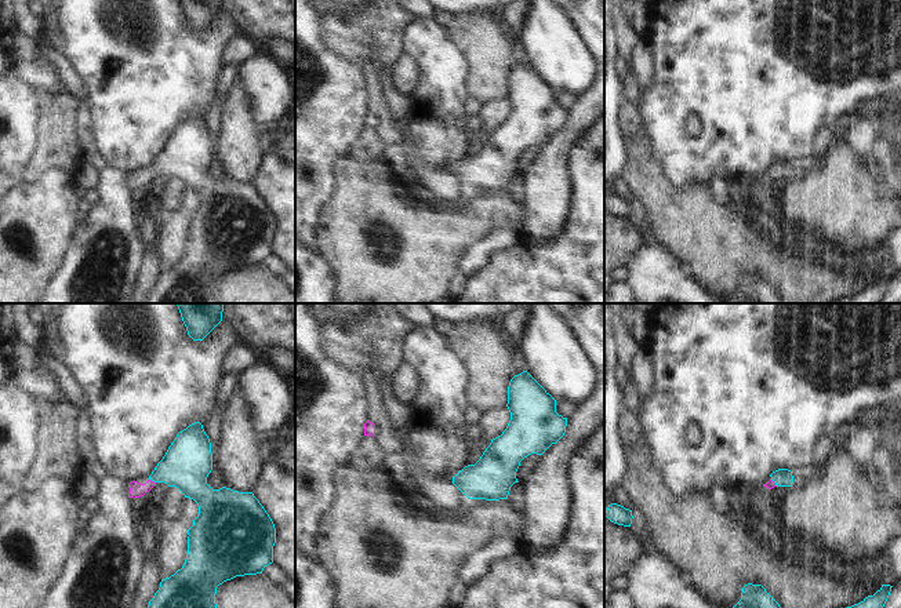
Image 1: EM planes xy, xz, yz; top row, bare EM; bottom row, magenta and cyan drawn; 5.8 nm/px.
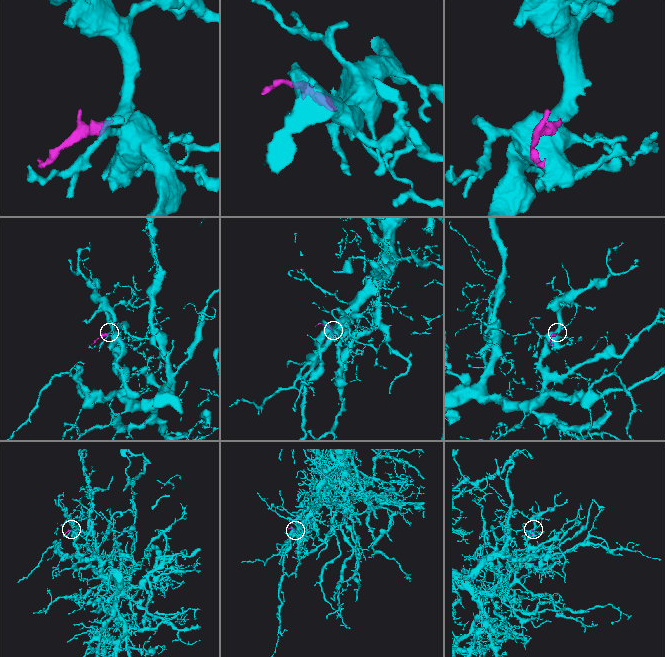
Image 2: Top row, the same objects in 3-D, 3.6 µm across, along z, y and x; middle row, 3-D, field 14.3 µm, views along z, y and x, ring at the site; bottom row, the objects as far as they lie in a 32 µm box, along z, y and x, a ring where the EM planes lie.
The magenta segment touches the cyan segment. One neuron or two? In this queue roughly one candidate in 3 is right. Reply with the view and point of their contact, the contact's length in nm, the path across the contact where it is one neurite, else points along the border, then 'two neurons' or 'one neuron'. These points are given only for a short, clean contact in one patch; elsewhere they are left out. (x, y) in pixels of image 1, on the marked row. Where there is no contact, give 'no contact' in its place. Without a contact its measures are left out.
contact xy (151, 480); length 50 nm; way xy (137, 490), (144, 488), (151, 480), (188, 462); one neuron

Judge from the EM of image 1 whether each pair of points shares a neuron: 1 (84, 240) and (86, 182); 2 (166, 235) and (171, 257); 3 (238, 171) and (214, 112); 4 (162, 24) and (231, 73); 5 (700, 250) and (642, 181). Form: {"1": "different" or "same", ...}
{"1": "different", "2": "same", "3": "different", "4": "different", "5": "same"}

